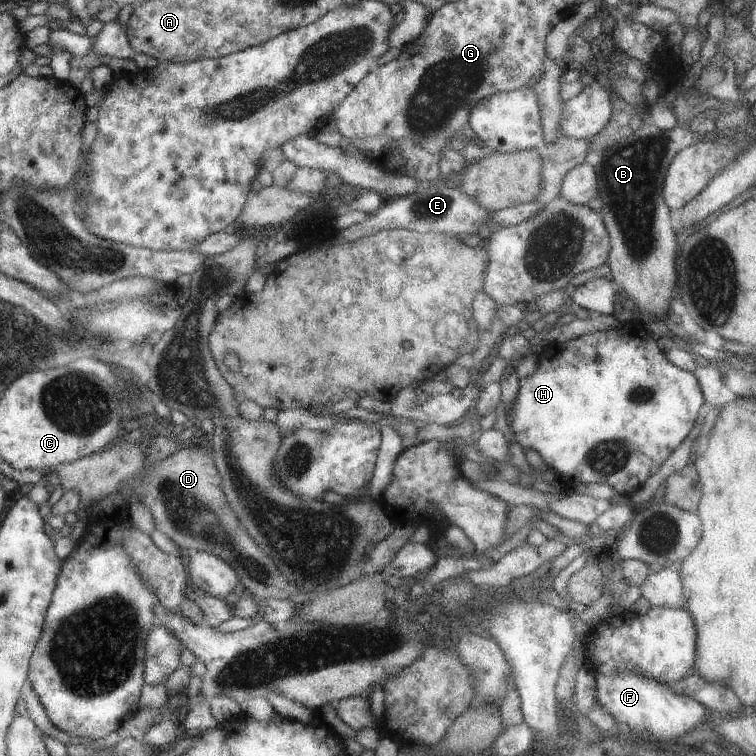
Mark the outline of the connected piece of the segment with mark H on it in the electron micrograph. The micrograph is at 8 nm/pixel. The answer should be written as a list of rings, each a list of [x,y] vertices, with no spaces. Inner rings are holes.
[[[621,328],[619,330],[608,330],[608,331],[595,331],[589,332],[589,334],[582,334],[580,337],[573,338],[573,340],[568,340],[567,342],[562,342],[559,344],[558,342],[554,343],[546,343],[541,347],[540,354],[537,354],[537,367],[536,371],[531,375],[526,376],[525,378],[521,378],[517,383],[517,396],[515,396],[515,402],[513,402],[513,406],[511,406],[511,412],[509,412],[509,416],[506,417],[506,424],[508,428],[512,432],[512,438],[520,444],[521,448],[531,449],[537,452],[544,464],[551,468],[553,472],[558,476],[559,482],[563,485],[561,490],[566,492],[566,487],[570,487],[576,485],[577,483],[589,484],[592,482],[607,484],[607,486],[611,486],[613,488],[613,492],[621,495],[629,496],[630,493],[637,489],[642,482],[644,482],[651,474],[657,472],[657,469],[663,463],[663,461],[668,457],[668,454],[673,452],[673,449],[676,448],[680,442],[683,442],[685,436],[689,433],[689,430],[693,428],[695,422],[700,420],[703,410],[703,395],[701,395],[701,390],[699,389],[699,385],[697,384],[697,380],[695,376],[691,372],[687,372],[682,370],[681,368],[677,368],[677,366],[673,366],[671,362],[667,362],[667,358],[662,350],[659,350],[659,346],[655,343],[656,340],[651,339],[649,335],[645,335],[644,337],[635,336],[635,332],[631,335],[631,332],[621,332]]]

